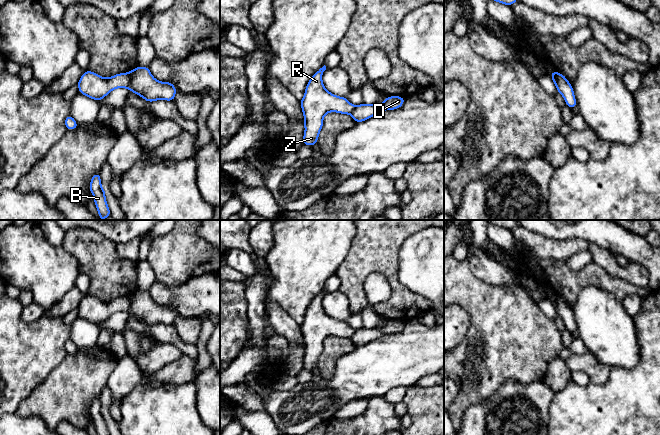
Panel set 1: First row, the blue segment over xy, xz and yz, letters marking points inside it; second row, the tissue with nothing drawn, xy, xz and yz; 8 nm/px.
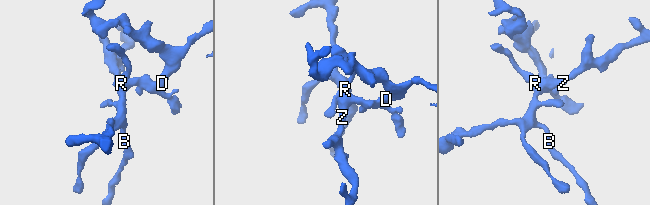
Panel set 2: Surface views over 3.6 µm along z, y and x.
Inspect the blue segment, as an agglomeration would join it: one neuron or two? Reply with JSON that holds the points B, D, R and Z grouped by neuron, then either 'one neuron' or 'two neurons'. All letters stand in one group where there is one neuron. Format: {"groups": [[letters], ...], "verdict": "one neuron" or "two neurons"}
{"groups": [["B", "R", "Z"], ["D"]], "verdict": "two neurons"}

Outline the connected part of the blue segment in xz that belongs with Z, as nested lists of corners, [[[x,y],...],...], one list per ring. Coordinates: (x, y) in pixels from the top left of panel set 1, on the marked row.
[[[324,65],[310,78],[305,95],[300,100],[305,126],[303,144],[311,147],[318,142],[318,136],[323,127],[323,118],[328,112],[351,114],[355,108],[346,97],[336,96],[324,88],[322,73],[325,70]]]

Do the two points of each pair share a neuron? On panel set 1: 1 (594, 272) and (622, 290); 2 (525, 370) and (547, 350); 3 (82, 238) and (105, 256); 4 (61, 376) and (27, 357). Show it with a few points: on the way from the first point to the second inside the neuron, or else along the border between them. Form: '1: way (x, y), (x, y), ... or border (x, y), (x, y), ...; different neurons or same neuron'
1: way (601, 278), (615, 285); same neuron
2: way (530, 365), (542, 353); same neuron
3: way (88, 244), (99, 255); same neuron
4: border (67, 354), (36, 387); different neurons

